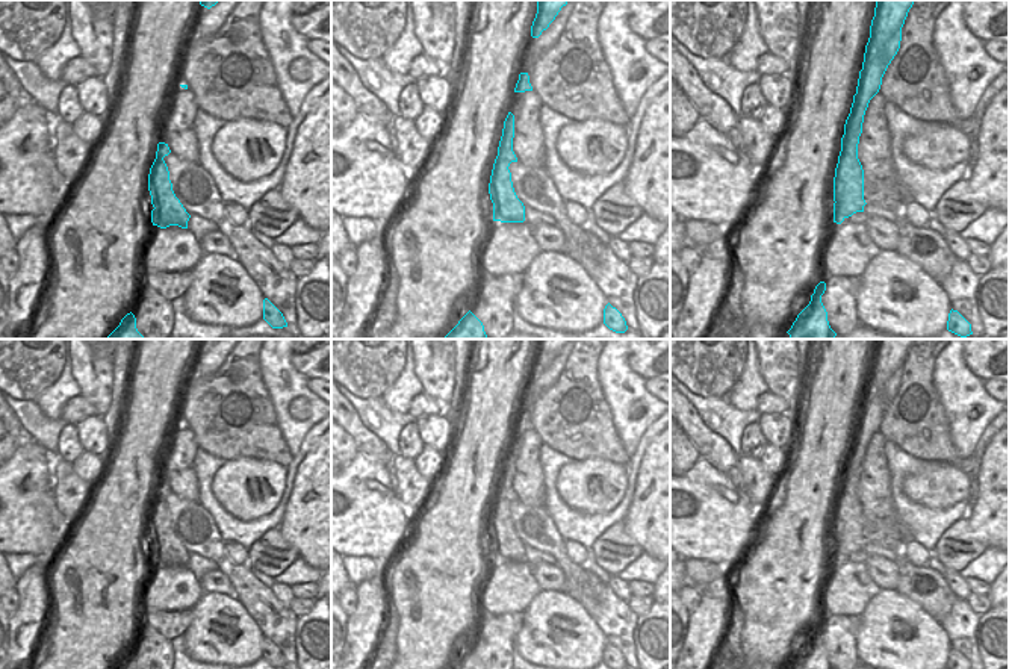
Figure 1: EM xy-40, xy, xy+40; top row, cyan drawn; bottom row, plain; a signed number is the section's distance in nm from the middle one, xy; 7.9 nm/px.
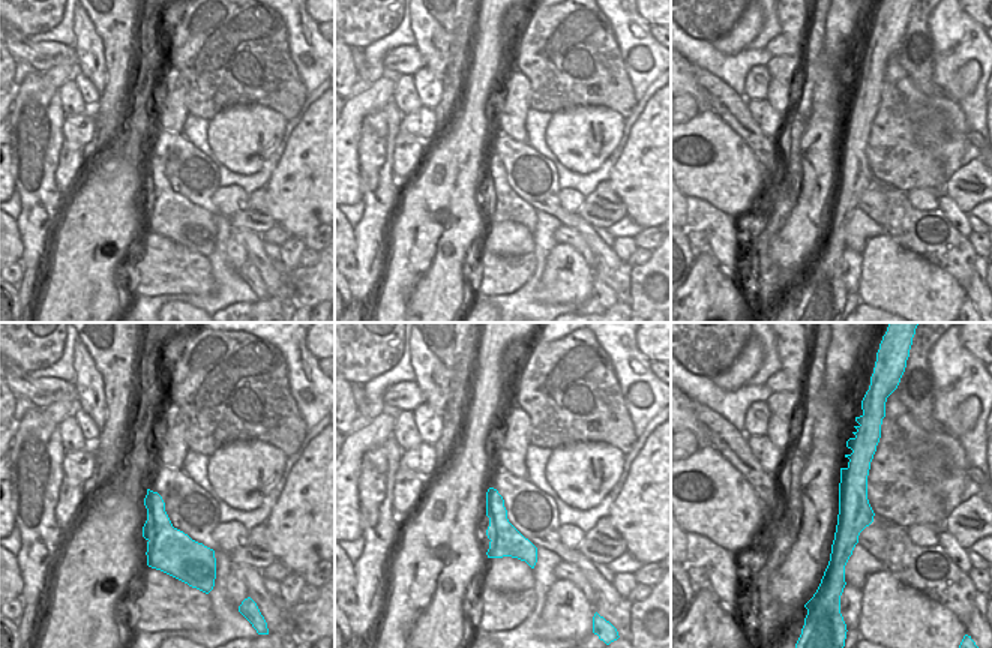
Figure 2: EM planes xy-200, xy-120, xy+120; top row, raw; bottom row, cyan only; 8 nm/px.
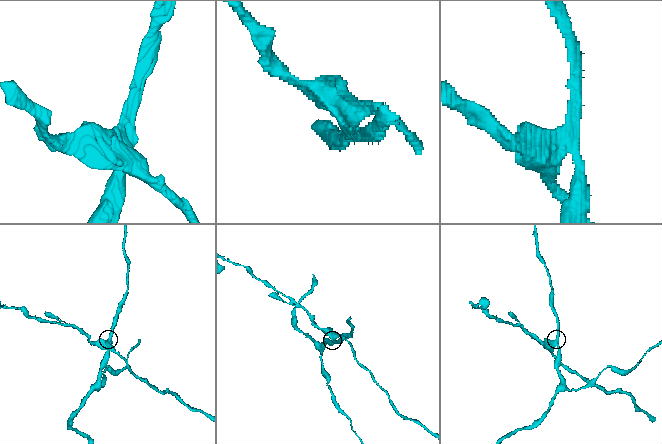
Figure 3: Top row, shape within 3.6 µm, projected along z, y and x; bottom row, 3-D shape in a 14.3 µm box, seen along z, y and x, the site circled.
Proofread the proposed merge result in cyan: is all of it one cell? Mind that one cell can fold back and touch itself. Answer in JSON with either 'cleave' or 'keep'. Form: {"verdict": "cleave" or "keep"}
{"verdict": "cleave"}

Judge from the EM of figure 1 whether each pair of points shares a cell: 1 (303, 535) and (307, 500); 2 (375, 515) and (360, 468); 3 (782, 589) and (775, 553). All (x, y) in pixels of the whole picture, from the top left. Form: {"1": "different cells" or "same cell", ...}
{"1": "same cell", "2": "same cell", "3": "same cell"}

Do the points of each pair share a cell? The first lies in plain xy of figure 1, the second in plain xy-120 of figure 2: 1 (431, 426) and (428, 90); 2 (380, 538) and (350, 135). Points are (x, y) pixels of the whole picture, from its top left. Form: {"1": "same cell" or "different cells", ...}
{"1": "same cell", "2": "same cell"}

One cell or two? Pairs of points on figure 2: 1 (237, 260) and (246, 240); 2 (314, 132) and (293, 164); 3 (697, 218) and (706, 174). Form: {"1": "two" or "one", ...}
{"1": "two", "2": "one", "3": "two"}

